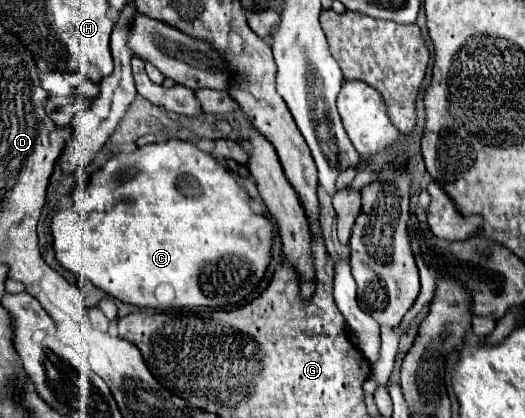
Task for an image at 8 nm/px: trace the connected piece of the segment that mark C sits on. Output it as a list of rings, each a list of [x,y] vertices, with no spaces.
[[[169,139],[165,143],[151,143],[145,147],[139,147],[131,153],[119,153],[113,155],[99,171],[93,173],[91,183],[87,187],[74,187],[71,192],[72,205],[69,209],[61,209],[53,221],[51,221],[51,231],[53,231],[53,245],[55,245],[55,255],[57,261],[65,267],[71,269],[73,273],[79,273],[87,277],[95,287],[103,289],[107,295],[129,303],[137,307],[147,307],[147,309],[171,309],[171,307],[235,307],[239,305],[247,295],[255,291],[255,287],[263,281],[267,267],[271,263],[271,249],[273,249],[273,225],[269,223],[267,217],[253,213],[251,209],[251,199],[247,191],[233,179],[233,175],[209,153],[197,149],[193,143],[179,141],[179,139]]]

